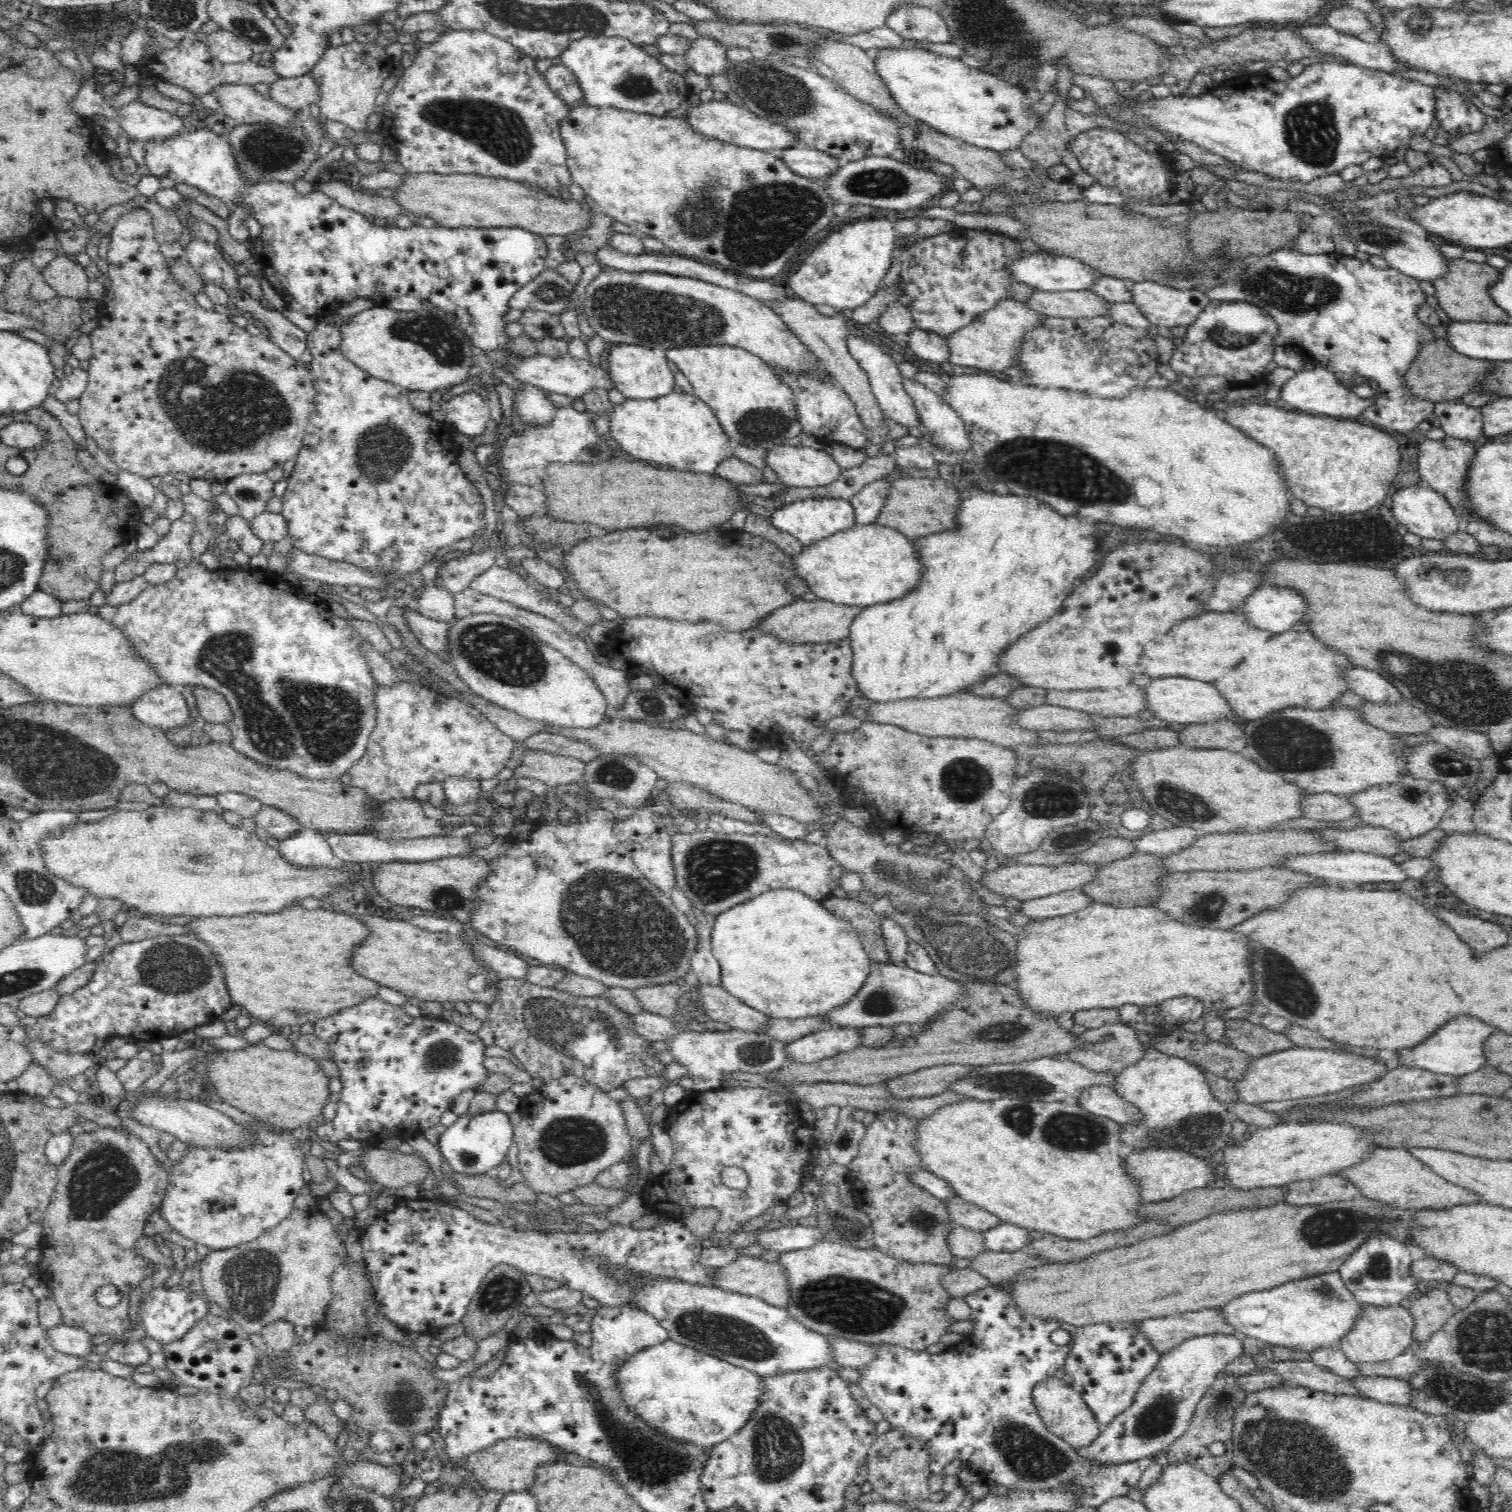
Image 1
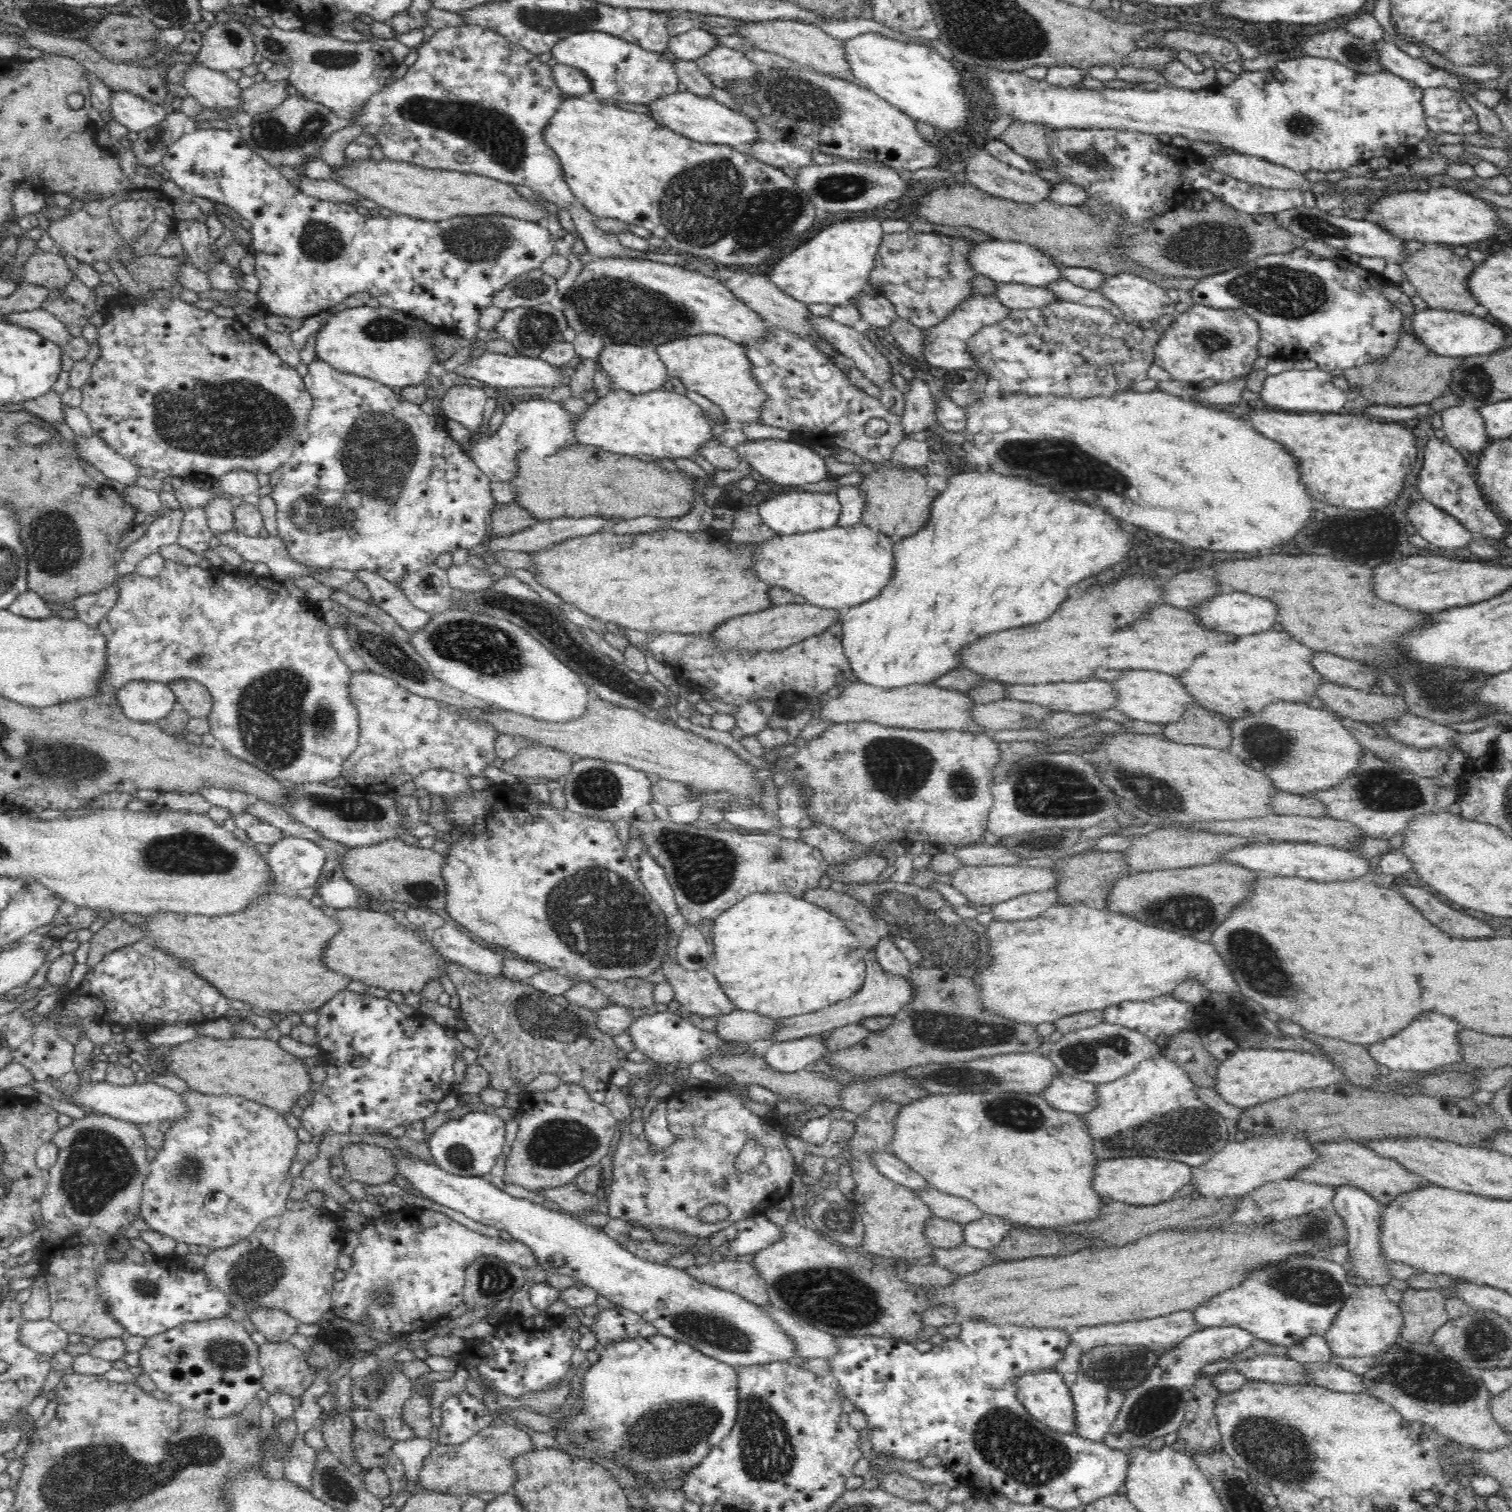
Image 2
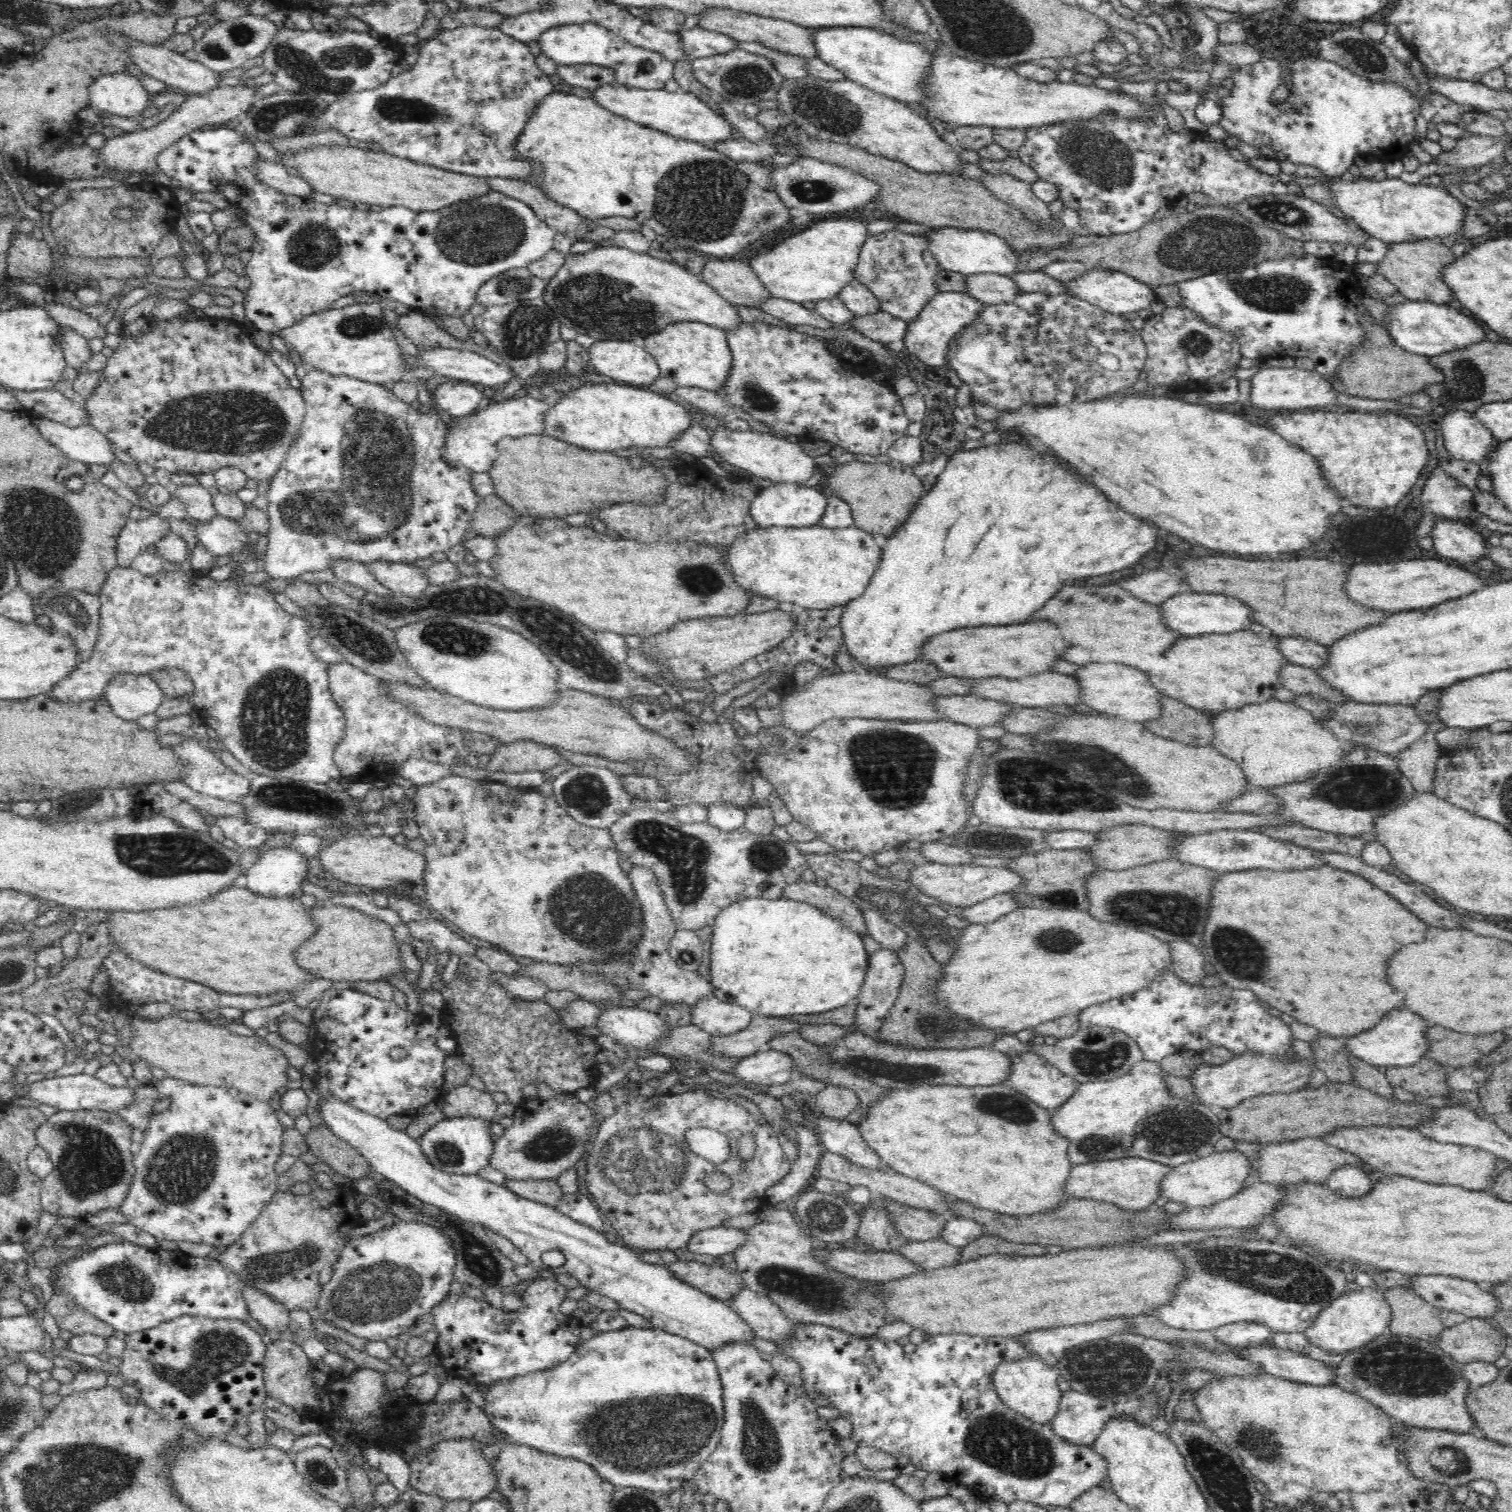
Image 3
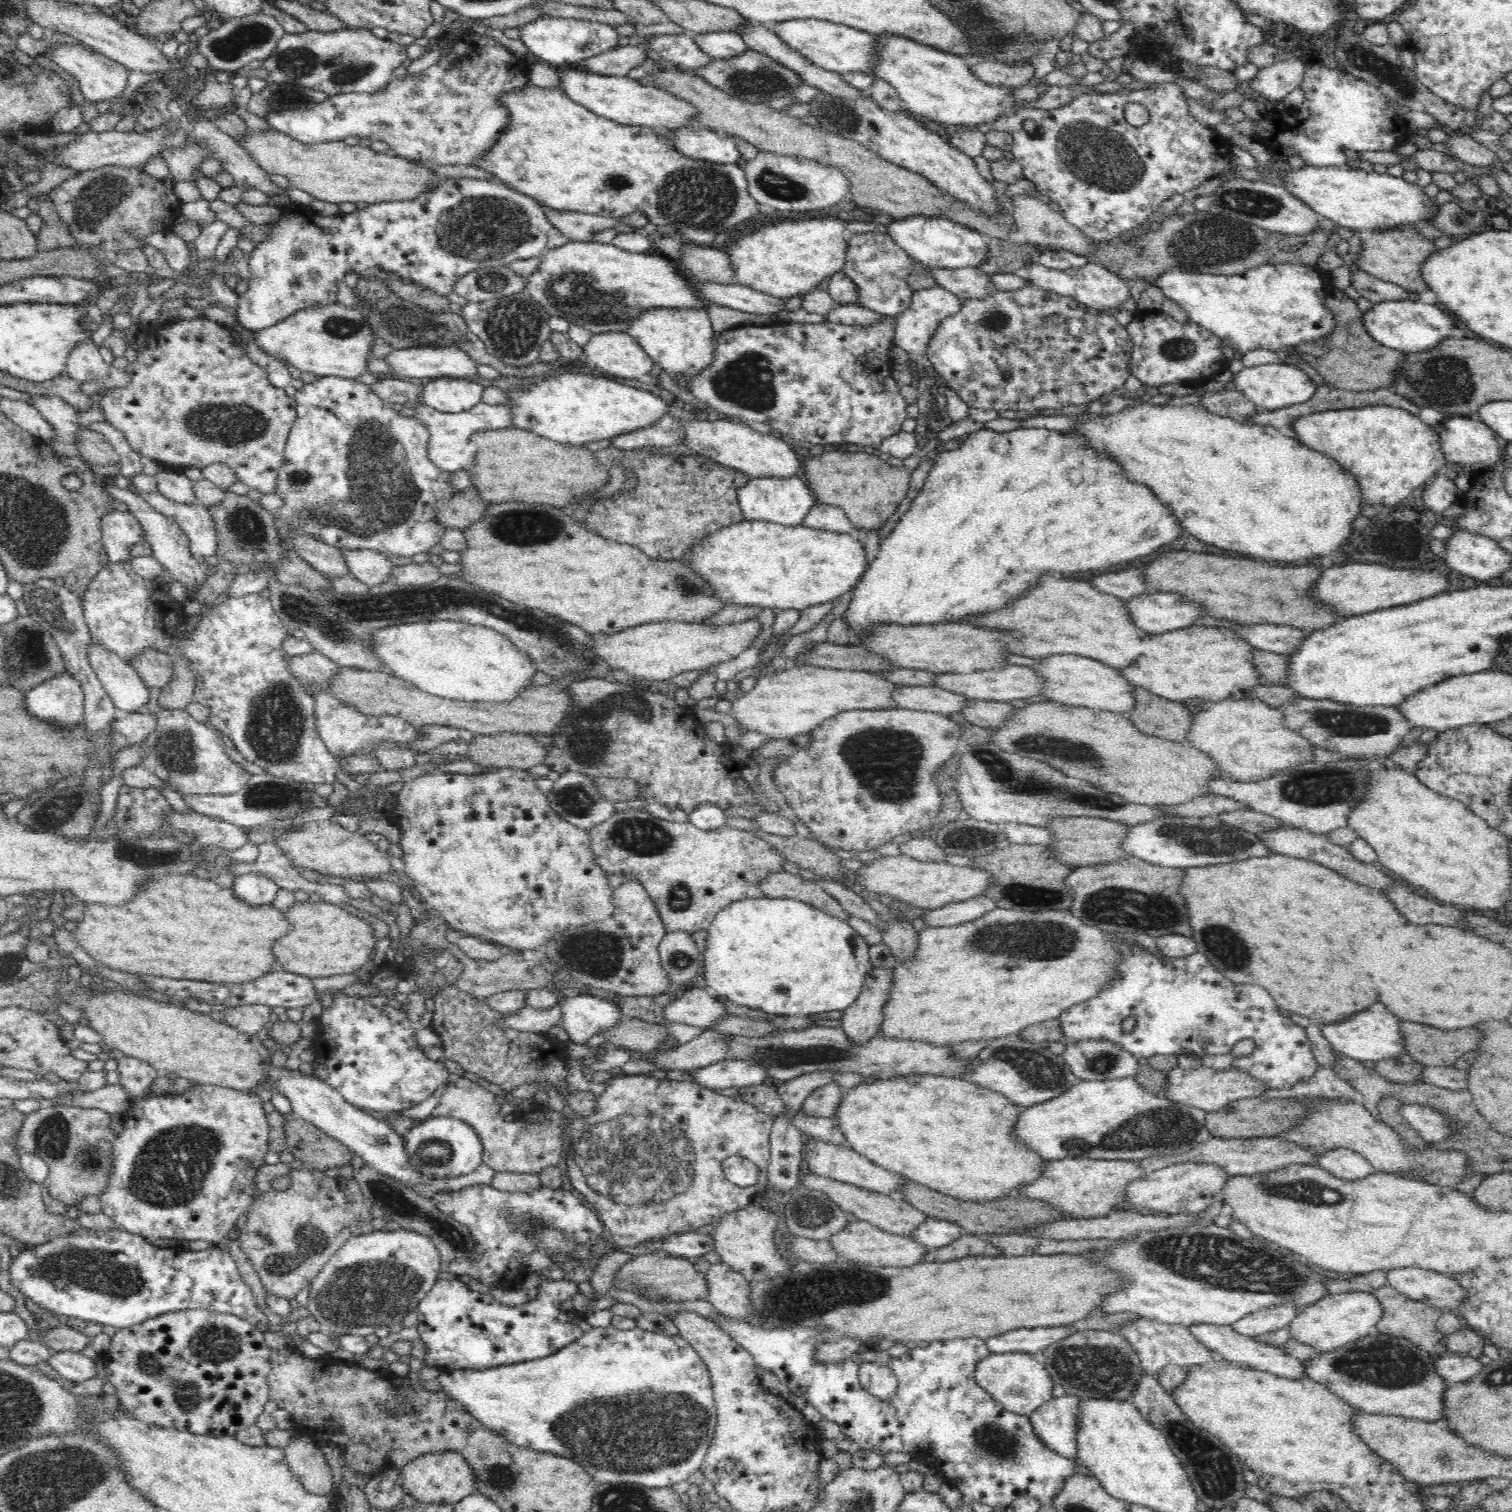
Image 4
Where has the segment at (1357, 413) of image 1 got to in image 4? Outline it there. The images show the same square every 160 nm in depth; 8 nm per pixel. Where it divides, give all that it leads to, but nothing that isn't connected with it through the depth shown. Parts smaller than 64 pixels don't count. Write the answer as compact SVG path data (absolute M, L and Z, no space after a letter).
M1270 363L1245 367L1238 372L1233 380L1235 389L1244 394L1246 399L1254 403L1257 410L1275 412L1282 408L1294 407L1296 404L1308 403L1313 400L1319 387L1310 376L1293 365Z

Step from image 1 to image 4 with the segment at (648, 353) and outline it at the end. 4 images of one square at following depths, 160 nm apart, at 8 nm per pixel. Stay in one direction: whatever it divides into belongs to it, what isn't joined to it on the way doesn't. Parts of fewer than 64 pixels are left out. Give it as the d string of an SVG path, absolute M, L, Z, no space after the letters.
M622 332L593 334L583 352L584 360L594 368L626 380L644 380L655 363L639 341Z

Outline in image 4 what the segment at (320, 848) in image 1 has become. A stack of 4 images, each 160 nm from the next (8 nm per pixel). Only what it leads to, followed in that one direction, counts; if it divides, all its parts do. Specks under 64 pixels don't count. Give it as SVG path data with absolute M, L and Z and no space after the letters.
M250 872L236 877L232 888L241 900L254 906L262 906L272 903L281 887L273 883L266 874Z

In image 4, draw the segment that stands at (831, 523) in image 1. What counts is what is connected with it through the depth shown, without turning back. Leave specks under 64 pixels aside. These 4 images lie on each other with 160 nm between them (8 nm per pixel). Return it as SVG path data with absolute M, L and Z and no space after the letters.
M798 476L784 479L752 477L744 488L738 488L738 502L746 521L760 520L790 527L803 525L810 510L818 503L812 489Z

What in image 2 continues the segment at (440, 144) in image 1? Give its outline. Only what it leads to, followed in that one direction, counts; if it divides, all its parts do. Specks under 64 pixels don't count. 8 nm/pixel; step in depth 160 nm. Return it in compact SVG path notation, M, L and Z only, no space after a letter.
M476 24L442 28L415 51L419 58L409 66L405 75L370 96L370 100L356 110L349 121L362 125L366 134L377 138L386 159L440 171L471 172L502 183L526 186L539 197L570 212L580 239L593 258L647 260L684 269L692 264L692 256L682 255L680 258L676 254L660 254L654 248L650 252L628 248L620 243L617 235L597 228L595 216L572 193L558 153L546 143L546 128L566 97L556 86L551 67L540 61L538 56L509 42L494 30Z

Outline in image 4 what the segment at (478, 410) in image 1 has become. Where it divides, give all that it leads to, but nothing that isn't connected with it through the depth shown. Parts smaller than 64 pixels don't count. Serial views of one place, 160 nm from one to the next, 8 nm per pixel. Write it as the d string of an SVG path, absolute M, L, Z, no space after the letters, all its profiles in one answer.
M442 377L421 386L424 405L447 414L462 413L482 402L484 386L468 379Z

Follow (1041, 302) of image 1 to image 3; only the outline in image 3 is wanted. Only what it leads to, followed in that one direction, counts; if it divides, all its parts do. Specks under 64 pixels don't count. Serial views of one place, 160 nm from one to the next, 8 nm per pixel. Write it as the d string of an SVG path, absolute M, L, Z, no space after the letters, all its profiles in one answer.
M998 274L966 275L966 292L987 305L1010 303L1023 293L1012 277Z

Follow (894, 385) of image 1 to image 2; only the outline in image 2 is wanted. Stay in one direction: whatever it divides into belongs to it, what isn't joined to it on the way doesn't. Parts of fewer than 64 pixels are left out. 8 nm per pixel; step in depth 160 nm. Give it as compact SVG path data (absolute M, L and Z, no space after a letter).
M812 316L816 331L831 342L839 354L844 354L854 362L854 366L878 388L893 384L892 363L874 346L866 333L856 331L853 327L836 322L831 316Z

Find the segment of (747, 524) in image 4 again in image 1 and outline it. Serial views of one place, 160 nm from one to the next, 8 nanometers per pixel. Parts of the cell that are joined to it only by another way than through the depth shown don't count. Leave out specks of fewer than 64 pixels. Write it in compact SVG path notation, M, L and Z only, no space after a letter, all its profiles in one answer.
M857 524L794 555L796 574L808 581L816 598L836 604L868 607L904 599L926 574L920 551L904 533L880 524Z

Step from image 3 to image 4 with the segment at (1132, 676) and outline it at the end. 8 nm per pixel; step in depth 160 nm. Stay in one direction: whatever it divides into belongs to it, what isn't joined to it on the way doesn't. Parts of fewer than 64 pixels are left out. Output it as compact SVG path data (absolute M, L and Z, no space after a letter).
M1076 655L1050 656L1040 658L1039 661L1034 669L1048 681L1044 696L1049 700L1070 706L1112 711L1123 716L1132 713L1138 706L1134 697L1136 686L1124 673L1108 664Z

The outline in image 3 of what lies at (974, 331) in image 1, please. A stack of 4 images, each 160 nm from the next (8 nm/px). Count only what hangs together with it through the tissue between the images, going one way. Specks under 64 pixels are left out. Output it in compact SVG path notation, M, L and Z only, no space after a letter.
M940 292L932 302L926 303L926 308L920 312L920 316L916 320L908 322L908 334L906 334L903 342L908 352L917 359L920 366L942 366L942 368L946 368L949 366L948 346L950 346L950 340L959 336L962 330L970 327L970 324L986 308L988 308L986 303L980 302L968 292Z

